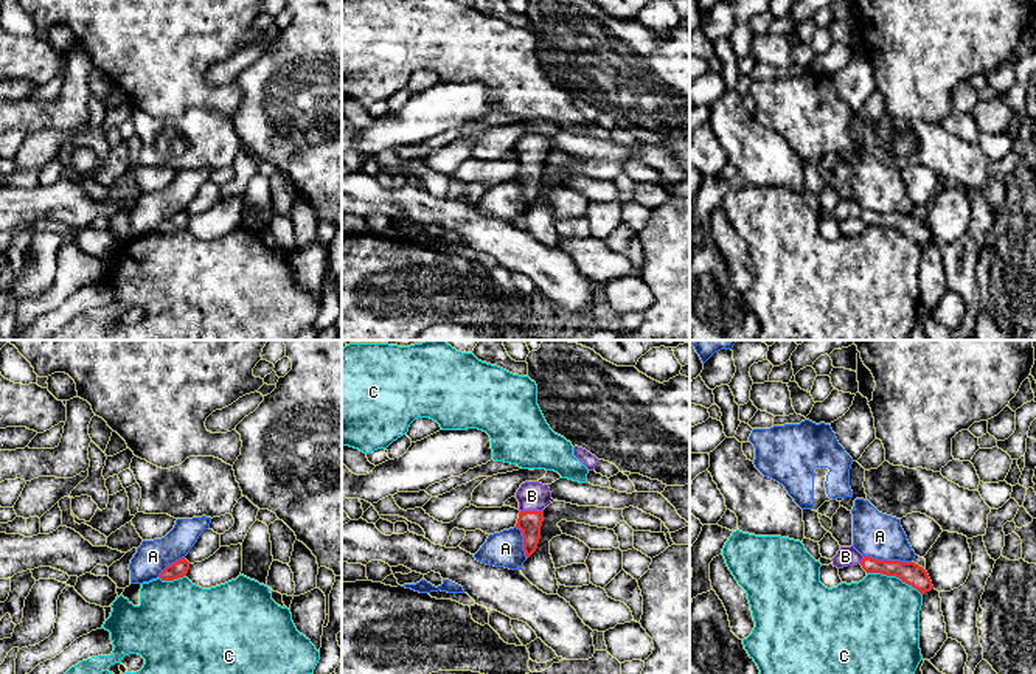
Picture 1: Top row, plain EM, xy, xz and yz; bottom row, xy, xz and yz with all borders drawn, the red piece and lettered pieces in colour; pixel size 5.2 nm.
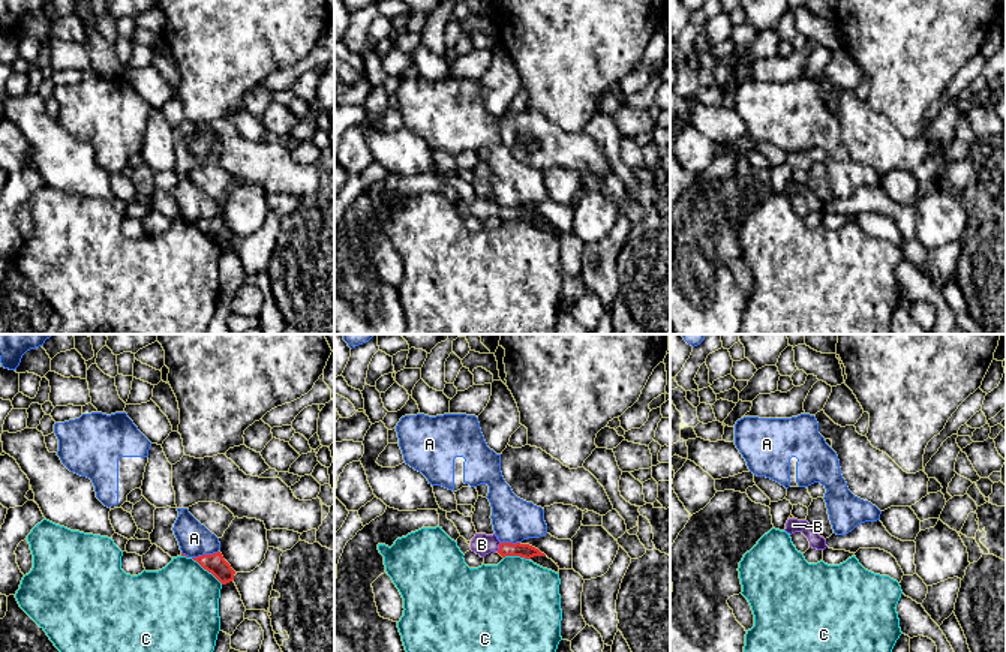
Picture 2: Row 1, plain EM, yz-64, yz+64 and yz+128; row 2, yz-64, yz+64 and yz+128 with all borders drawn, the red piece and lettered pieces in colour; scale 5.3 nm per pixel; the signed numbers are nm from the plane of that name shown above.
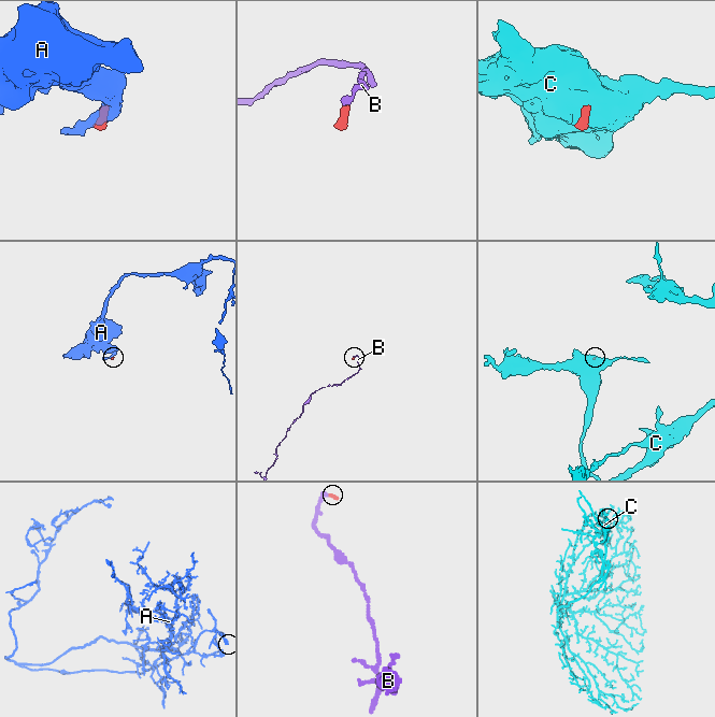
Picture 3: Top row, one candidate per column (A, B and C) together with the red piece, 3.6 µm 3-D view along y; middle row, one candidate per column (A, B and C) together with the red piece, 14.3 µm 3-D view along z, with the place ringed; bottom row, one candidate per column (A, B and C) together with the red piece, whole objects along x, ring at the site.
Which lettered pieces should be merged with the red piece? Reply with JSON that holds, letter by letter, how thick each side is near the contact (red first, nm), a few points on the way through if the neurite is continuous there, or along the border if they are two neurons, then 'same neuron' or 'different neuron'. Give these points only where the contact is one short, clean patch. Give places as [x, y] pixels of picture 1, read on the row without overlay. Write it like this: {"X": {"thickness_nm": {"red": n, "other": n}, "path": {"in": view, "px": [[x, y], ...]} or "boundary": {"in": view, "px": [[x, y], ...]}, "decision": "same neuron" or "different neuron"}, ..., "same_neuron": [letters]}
{"A": {"thickness_nm": {"red": 120, "other": 240}, "boundary": {"in": "yz", "px": [[864, 207], [873, 211], [910, 215]]}, "decision": "different neuron"}, "B": {"thickness_nm": {"red": 120, "other": 160}, "decision": "same neuron"}, "C": {"thickness_nm": {"red": 120, "other": 440}, "boundary": {"in": "yz", "px": [[867, 224], [895, 227], [921, 247]]}, "decision": "different neuron"}, "same_neuron": ["B"]}

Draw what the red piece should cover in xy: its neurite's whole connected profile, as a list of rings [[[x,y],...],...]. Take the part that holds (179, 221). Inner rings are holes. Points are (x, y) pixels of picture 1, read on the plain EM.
[[[182,210],[179,213],[176,213],[174,216],[168,217],[162,225],[160,225],[160,231],[162,233],[174,233],[179,230],[186,228],[189,222],[189,214]]]

